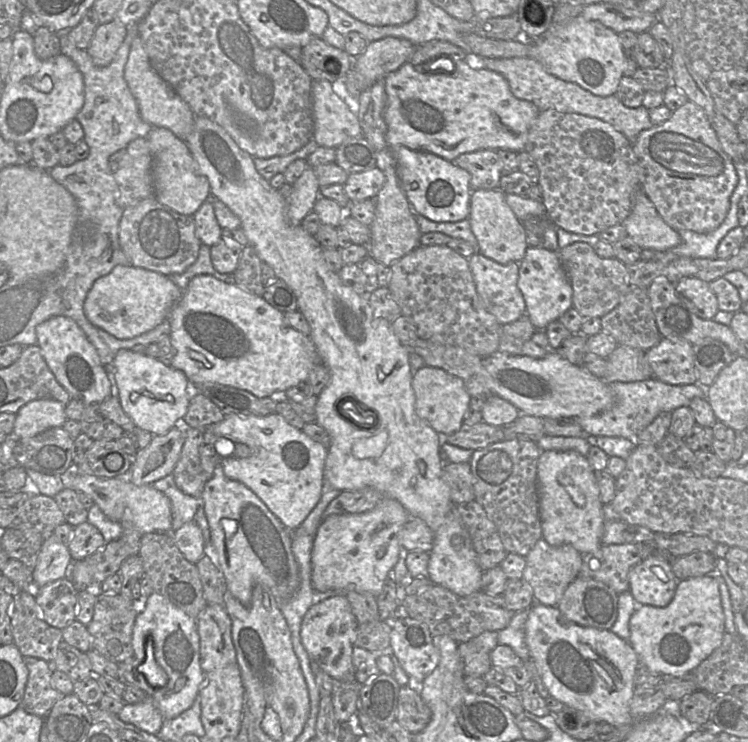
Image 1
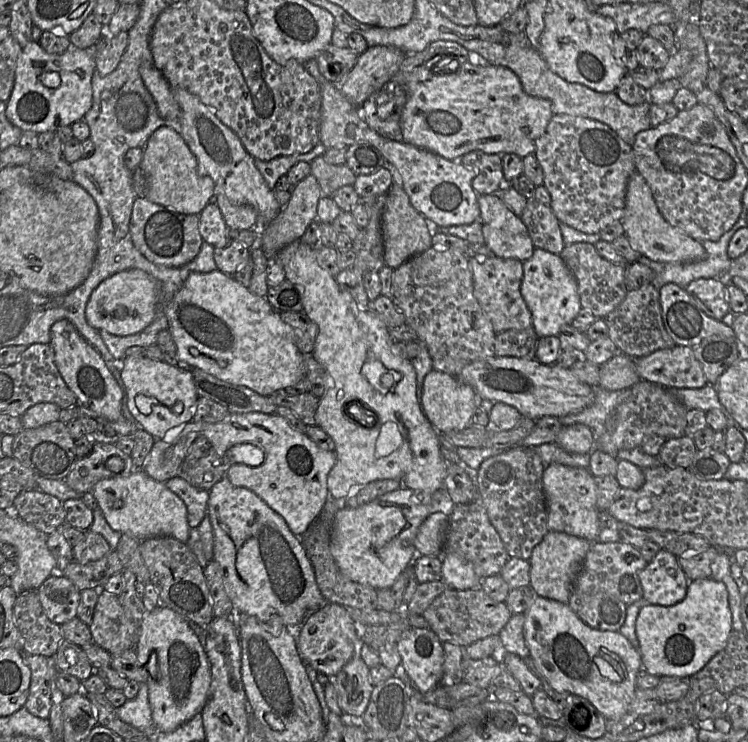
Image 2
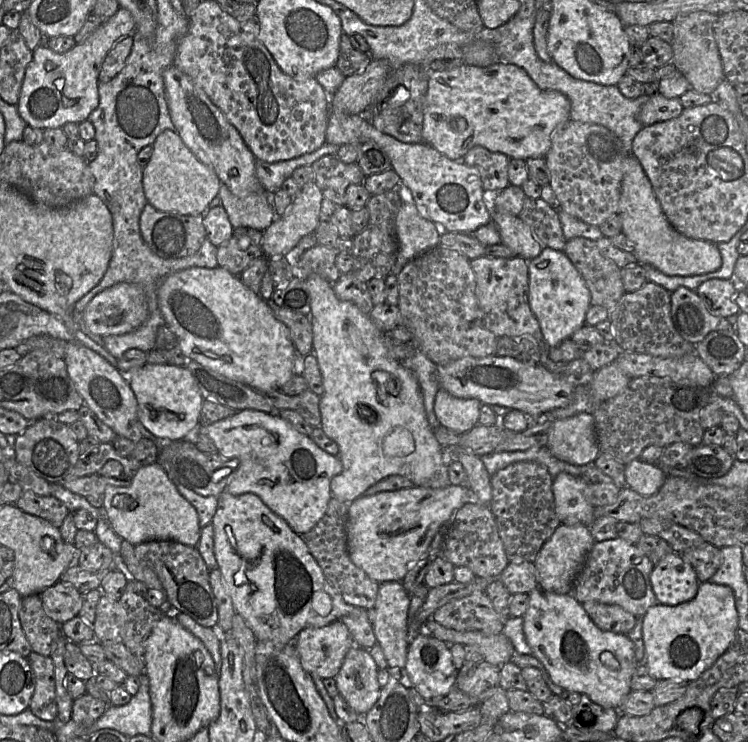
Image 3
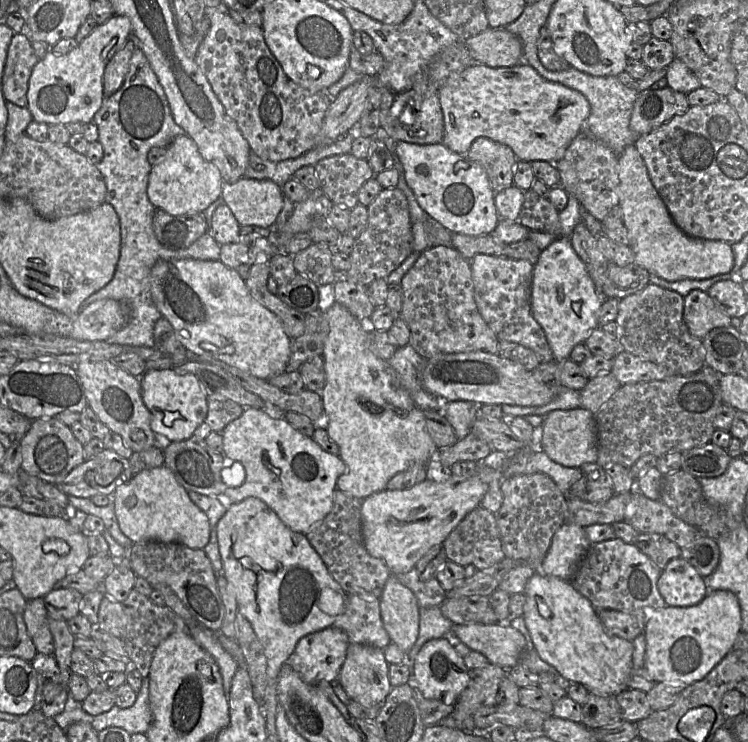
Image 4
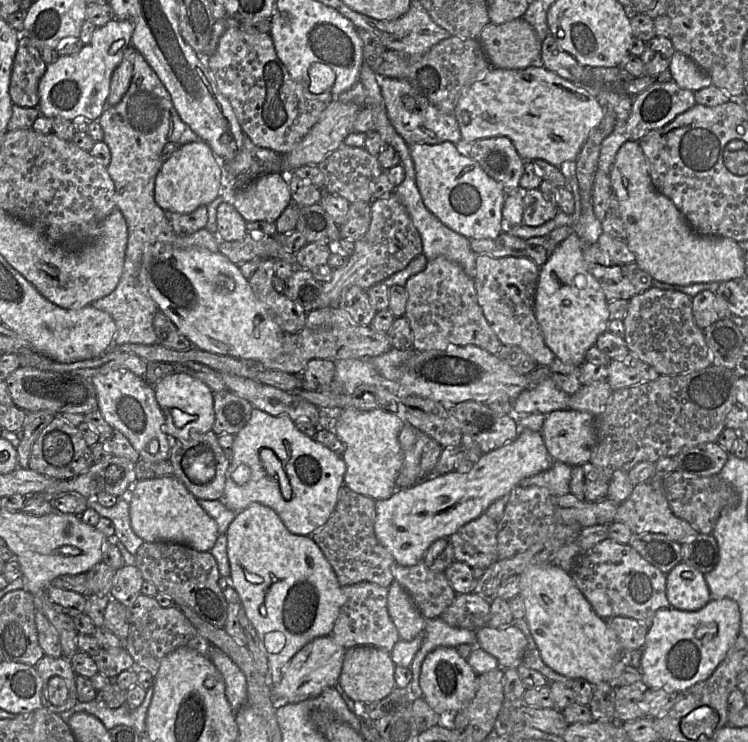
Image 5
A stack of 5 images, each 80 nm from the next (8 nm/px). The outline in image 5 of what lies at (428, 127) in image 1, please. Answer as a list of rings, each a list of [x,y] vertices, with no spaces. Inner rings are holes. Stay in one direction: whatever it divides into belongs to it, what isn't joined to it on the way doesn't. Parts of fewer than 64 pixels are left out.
[[[541,66],[523,69],[492,67],[486,76],[473,83],[460,97],[454,110],[461,140],[473,142],[476,139],[504,136],[511,140],[523,160],[542,159],[557,168],[565,161],[576,161],[590,132],[604,117],[604,111],[597,99],[581,84],[560,77]]]

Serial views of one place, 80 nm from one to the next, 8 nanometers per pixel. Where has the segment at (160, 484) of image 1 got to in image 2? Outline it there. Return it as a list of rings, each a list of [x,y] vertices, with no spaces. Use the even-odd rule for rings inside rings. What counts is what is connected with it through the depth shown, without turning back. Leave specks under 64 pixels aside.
[[[176,475],[165,482],[168,489],[179,496],[187,507],[187,519],[191,528],[198,528],[207,515],[209,491],[191,486]]]

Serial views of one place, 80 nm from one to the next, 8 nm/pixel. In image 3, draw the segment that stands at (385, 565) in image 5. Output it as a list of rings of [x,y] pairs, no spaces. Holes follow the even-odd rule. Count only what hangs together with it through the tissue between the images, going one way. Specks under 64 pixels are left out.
[[[332,497],[322,519],[307,533],[300,535],[310,553],[321,567],[325,578],[350,605],[372,609],[375,605],[380,583],[371,579],[350,559],[347,547],[346,522],[349,503]]]

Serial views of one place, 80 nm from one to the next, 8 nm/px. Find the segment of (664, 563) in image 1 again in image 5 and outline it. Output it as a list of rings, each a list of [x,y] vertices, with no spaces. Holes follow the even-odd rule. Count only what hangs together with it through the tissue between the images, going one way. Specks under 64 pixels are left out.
[[[680,562],[666,575],[666,597],[674,609],[696,611],[712,598],[704,574]]]

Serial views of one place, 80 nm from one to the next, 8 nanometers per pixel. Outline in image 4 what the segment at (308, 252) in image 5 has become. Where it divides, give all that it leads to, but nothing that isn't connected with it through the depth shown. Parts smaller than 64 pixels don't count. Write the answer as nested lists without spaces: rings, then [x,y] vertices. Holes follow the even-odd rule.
[[[313,242],[294,255],[295,270],[314,282],[317,287],[332,284],[336,272],[331,261],[333,254],[328,246]]]

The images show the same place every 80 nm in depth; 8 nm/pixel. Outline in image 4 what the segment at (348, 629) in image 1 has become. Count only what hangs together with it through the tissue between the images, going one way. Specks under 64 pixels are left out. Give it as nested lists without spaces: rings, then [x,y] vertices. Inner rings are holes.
[[[331,626],[302,637],[297,642],[287,664],[309,684],[317,685],[321,680],[331,682],[338,678],[349,645],[347,634],[343,630]]]

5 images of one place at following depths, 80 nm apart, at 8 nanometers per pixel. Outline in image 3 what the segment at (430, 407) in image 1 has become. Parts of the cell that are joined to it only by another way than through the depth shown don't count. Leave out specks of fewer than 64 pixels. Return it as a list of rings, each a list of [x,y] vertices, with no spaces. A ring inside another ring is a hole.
[[[440,388],[435,396],[434,413],[441,426],[464,434],[479,424],[481,405],[478,399],[454,397]]]

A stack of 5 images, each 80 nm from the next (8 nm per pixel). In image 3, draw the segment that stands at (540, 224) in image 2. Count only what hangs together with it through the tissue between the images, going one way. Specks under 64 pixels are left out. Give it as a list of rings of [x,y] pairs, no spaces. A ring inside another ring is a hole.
[[[525,197],[518,217],[527,224],[542,248],[563,251],[566,239],[561,228],[558,211],[541,198]]]

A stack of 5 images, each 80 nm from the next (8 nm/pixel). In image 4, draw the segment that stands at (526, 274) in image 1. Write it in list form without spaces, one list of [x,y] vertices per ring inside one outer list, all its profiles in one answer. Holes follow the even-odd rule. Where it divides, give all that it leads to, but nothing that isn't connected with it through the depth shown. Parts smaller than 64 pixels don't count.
[[[560,236],[542,250],[533,268],[531,309],[533,317],[543,328],[548,343],[557,360],[569,359],[573,348],[584,343],[593,329],[599,327],[597,311],[603,303],[583,262],[574,251],[569,236]]]

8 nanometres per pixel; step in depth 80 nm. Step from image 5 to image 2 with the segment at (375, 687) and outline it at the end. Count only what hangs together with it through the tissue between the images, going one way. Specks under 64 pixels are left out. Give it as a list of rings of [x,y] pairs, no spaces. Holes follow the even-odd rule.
[[[354,655],[337,675],[330,677],[344,714],[364,714],[374,688],[369,673],[370,668],[365,662]]]

